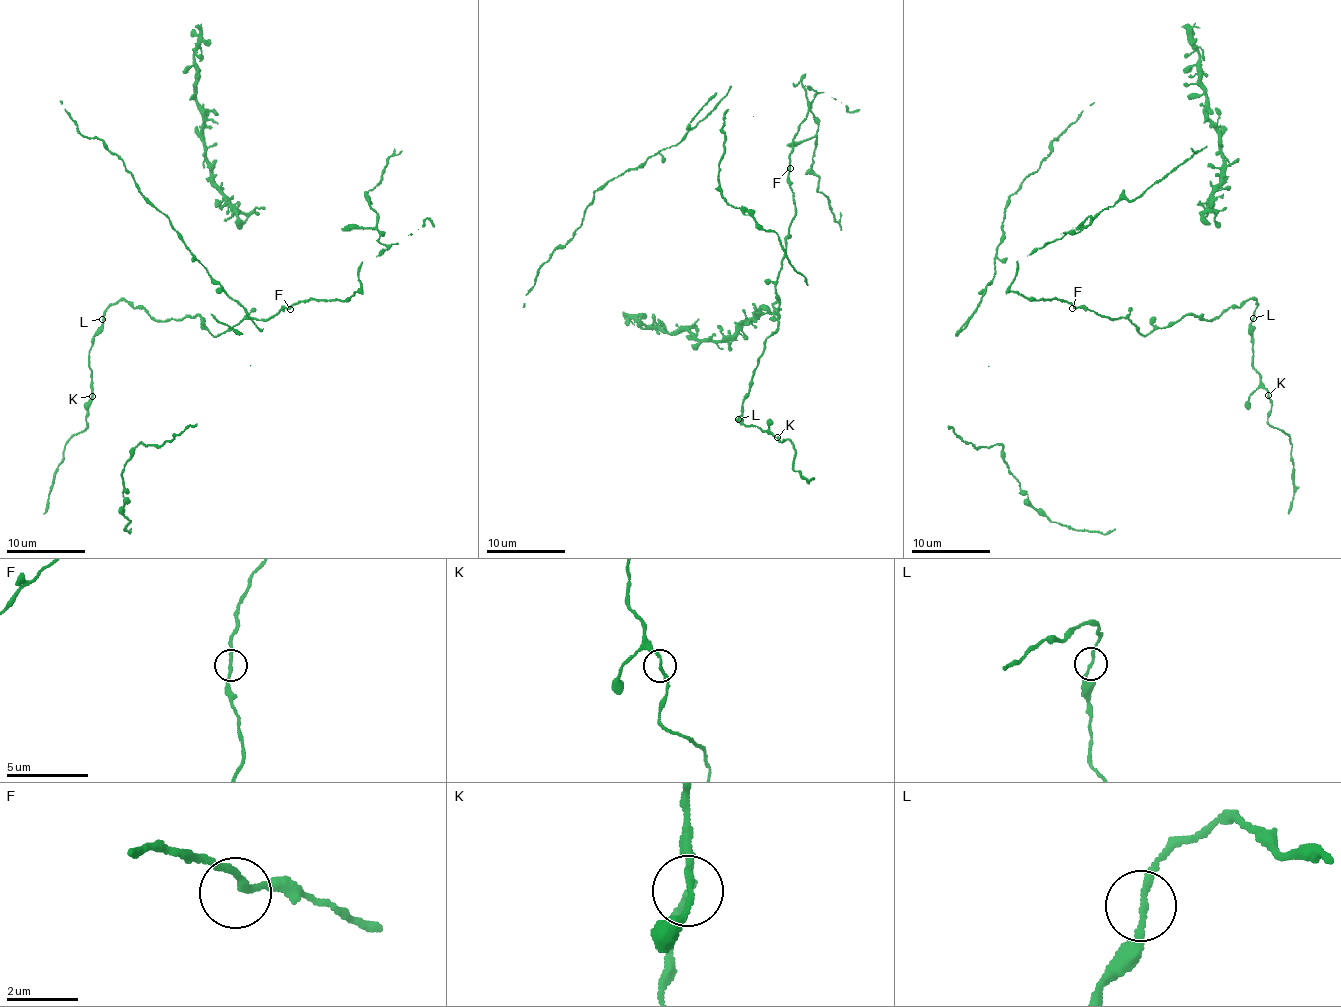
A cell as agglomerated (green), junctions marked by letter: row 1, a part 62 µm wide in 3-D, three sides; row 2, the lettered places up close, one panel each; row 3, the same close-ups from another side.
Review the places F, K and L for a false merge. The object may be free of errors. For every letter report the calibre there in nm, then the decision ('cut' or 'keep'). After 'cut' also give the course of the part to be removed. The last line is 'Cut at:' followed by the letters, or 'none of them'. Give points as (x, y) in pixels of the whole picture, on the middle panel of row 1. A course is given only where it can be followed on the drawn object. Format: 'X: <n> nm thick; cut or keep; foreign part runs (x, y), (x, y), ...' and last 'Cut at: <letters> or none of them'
F: 180 nm thick; keep
K: 170 nm thick; keep
L: 170 nm thick; keep
Cut at: none of them

